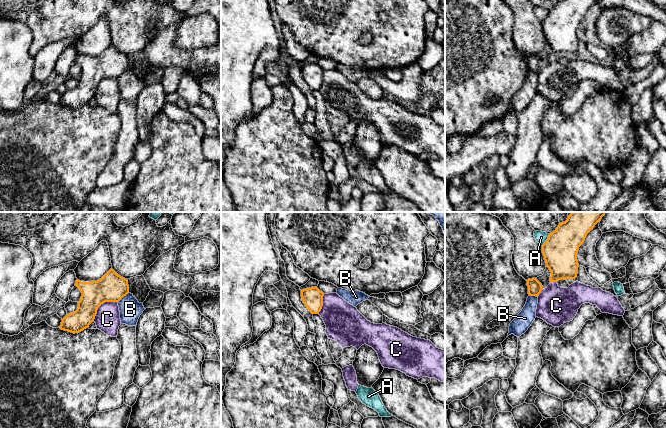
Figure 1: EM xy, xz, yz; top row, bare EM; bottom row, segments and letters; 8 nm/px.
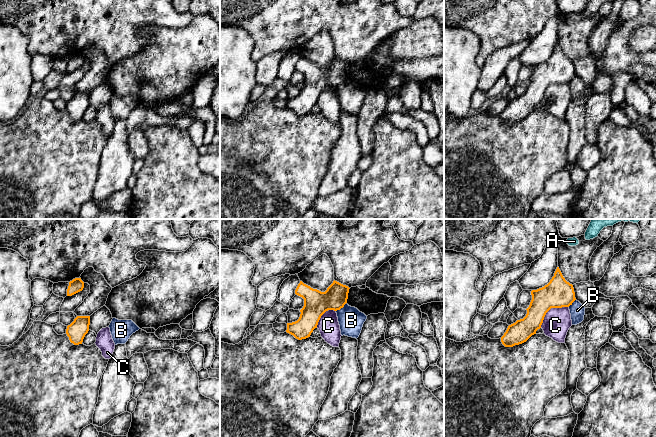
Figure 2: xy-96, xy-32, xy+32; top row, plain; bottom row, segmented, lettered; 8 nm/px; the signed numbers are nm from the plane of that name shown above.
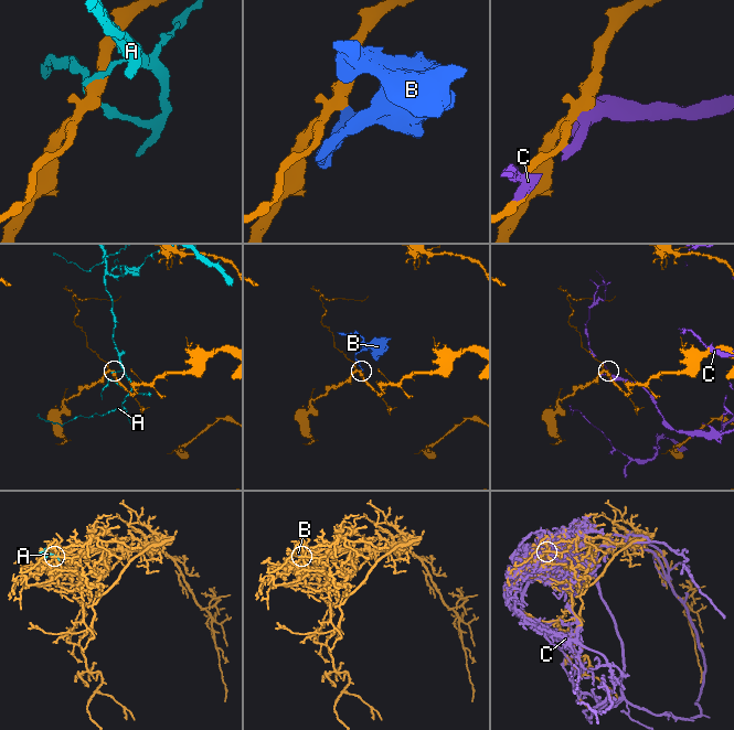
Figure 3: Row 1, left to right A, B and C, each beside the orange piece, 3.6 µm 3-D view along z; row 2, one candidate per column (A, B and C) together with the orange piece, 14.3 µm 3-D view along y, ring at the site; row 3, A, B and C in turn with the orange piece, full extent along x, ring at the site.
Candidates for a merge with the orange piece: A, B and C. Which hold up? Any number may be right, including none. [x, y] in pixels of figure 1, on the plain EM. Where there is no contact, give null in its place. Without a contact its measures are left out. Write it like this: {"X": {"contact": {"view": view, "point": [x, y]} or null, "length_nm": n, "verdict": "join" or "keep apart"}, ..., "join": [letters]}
{"A": {"contact": {"view": "yz", "point": [547, 16]}, "length_nm": 120, "verdict": "keep apart"}, "B": {"contact": {"view": "xy", "point": [122, 73]}, "length_nm": 130, "verdict": "keep apart"}, "C": {"contact": {"view": "xy", "point": [100, 81]}, "length_nm": 240, "verdict": "keep apart"}, "join": []}

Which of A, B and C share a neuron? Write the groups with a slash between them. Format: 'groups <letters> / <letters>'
groups A / B / C

